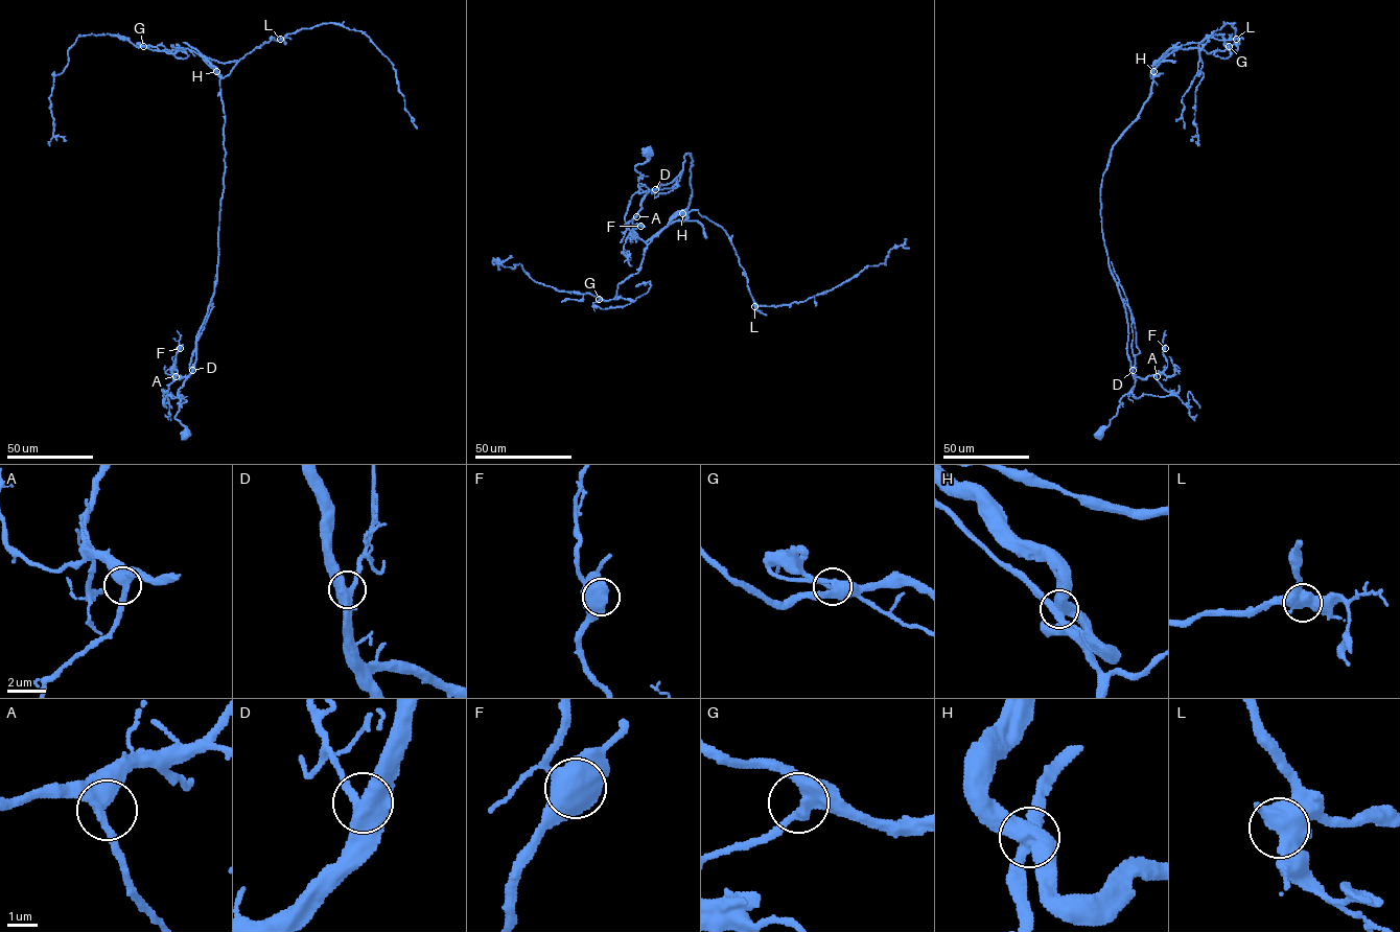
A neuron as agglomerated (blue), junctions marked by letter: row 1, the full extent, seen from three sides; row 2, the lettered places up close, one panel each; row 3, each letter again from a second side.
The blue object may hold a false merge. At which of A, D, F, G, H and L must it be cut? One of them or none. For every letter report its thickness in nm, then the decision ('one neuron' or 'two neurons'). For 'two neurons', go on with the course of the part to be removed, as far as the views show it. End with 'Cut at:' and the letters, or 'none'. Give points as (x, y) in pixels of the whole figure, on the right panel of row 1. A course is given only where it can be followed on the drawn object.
A: 400 nm | one neuron
D: 480 nm | one neuron
F: 500 nm | one neuron
G: 400 nm | one neuron
H: 550 nm | two neurons | (1153, 71), (1151, 66), (1162, 57), (1160, 63), (1176, 61)
L: 500 nm | one neuron
Cut at: H

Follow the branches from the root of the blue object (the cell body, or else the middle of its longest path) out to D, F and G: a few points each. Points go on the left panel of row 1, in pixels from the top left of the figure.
D: (186, 434), (187, 428), (174, 417), (180, 402), (178, 391), (192, 370)
F: (186, 434), (187, 428), (174, 418), (180, 402), (178, 391), (186, 379), (180, 378), (172, 371), (180, 348)
G: (186, 434), (174, 417), (216, 282), (224, 112), (219, 76), (201, 56), (143, 46)

